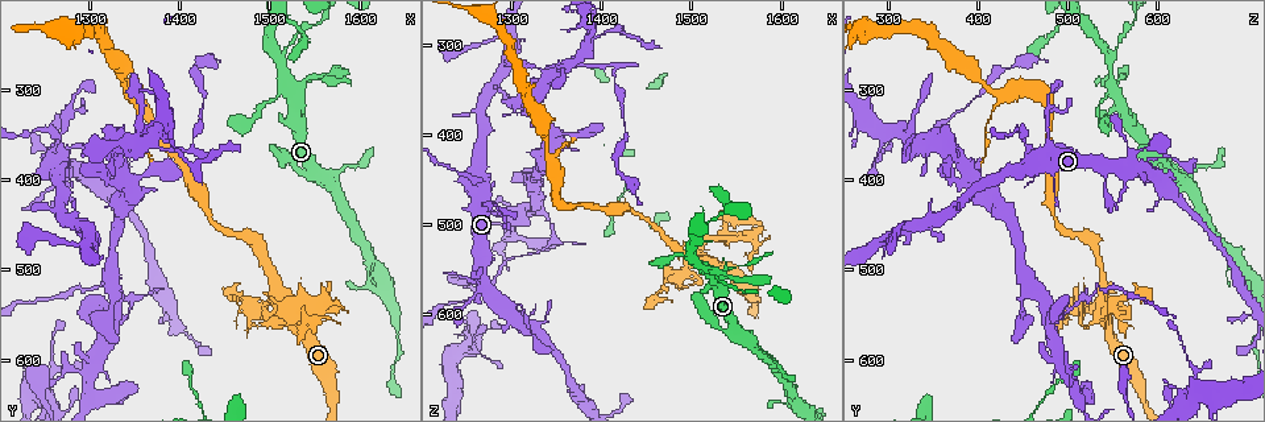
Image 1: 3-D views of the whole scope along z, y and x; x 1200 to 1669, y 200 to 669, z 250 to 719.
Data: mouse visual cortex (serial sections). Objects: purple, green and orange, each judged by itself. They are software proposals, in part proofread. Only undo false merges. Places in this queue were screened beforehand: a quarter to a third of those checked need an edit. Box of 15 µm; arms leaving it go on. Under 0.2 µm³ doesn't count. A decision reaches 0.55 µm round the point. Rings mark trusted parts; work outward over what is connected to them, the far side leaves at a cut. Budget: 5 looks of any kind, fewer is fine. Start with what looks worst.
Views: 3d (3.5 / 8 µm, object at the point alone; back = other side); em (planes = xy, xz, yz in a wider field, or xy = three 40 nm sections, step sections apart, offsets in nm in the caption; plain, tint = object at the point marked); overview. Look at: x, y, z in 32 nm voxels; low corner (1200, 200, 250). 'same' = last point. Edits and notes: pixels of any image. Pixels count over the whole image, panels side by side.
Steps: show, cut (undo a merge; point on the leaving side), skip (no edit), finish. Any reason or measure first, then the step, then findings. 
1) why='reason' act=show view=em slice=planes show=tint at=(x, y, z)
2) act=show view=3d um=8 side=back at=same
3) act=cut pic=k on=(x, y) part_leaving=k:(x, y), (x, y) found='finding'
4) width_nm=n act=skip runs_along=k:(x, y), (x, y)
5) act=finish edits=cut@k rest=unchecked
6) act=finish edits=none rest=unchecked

why='sudden change in width' act=show view=3d um=3.5 at=(1510, 265, 545)

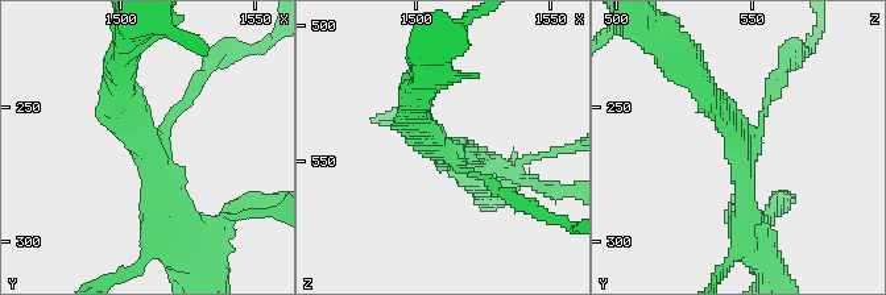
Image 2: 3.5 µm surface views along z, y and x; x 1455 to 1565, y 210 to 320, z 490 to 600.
arms=3 arm_widths_nm=100,300,300 why='shape alone is not enough' act=show view=em slice=planes show=tint at=(1510, 267, 546)

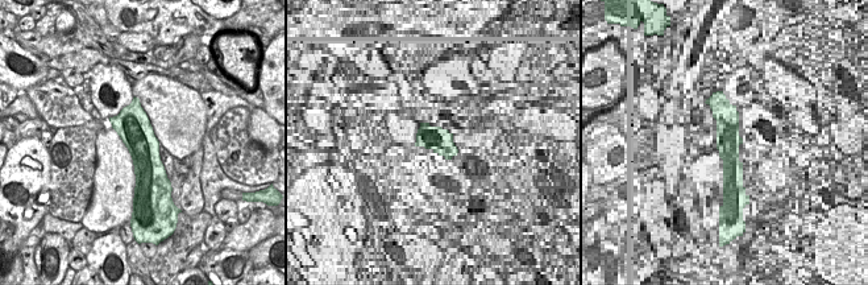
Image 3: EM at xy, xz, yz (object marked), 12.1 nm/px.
act=skip runs_along=2:(170, 237), (158, 163), (118, 83) found='all the same cell'

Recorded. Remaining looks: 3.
why='narrows sharply' act=show view=3d um=3.5 at=(1265, 355, 455)

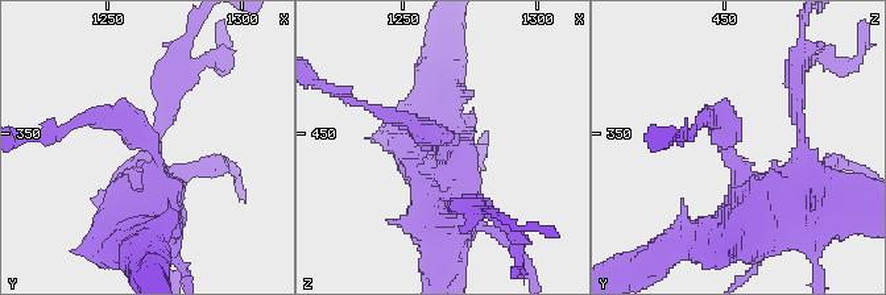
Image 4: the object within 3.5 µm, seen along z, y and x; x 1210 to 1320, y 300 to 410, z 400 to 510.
arm_widths_nm=200,700 why='shape alone is not enough' act=show view=em slice=xy step=1 show=tint at=(1268, 358, 451)

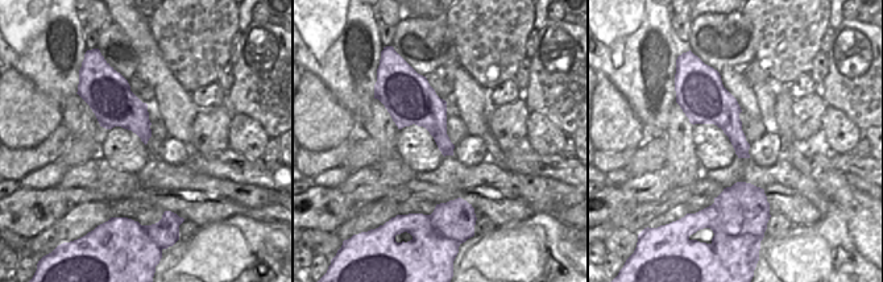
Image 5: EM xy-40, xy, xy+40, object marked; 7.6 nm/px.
act=skip found='all the same cell'

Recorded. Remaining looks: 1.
act=finish edits=none rest=unchecked

